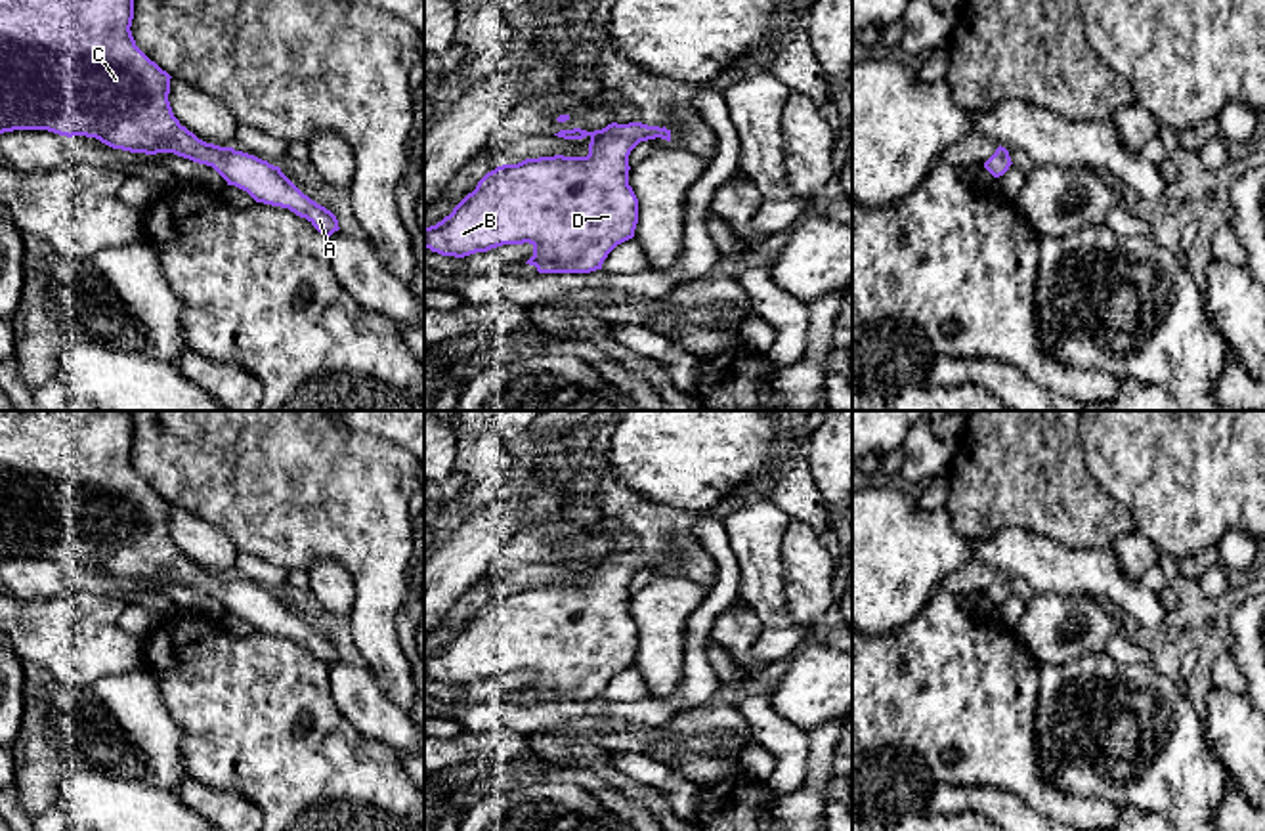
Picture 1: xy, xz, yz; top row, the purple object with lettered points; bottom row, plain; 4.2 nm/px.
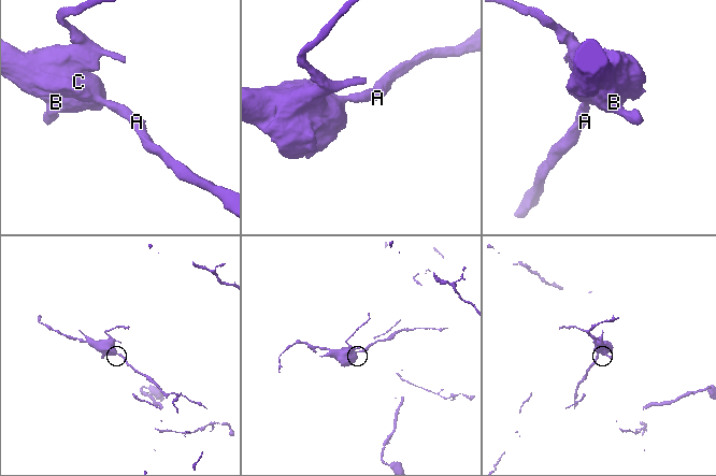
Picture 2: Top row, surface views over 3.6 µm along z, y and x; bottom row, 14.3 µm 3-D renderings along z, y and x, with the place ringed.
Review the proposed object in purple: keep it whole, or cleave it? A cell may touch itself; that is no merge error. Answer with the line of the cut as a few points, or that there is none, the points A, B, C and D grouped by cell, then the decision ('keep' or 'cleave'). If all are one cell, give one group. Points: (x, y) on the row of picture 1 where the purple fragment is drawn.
no cut; A B C D; keep

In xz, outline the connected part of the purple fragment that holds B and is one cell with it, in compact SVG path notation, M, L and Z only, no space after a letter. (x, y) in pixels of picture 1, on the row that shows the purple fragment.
M611 122L602 130L581 128L554 134L564 139L590 138L587 157L539 157L518 164L503 164L487 172L449 216L436 225L424 227L424 248L441 256L464 258L487 252L503 245L533 246L525 262L539 273L590 273L602 269L608 254L634 237L638 224L638 199L629 185L629 155L648 139L671 141L665 126L642 122Z

